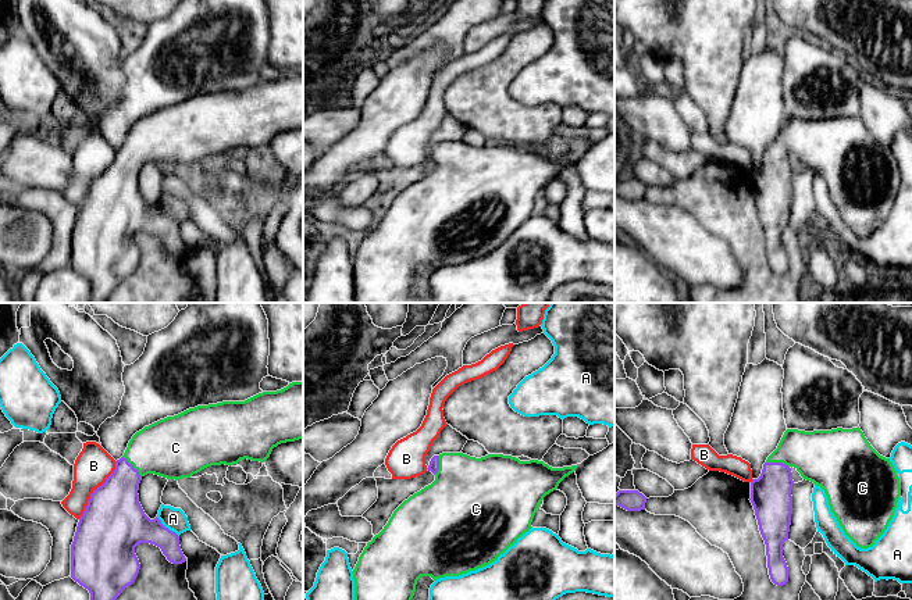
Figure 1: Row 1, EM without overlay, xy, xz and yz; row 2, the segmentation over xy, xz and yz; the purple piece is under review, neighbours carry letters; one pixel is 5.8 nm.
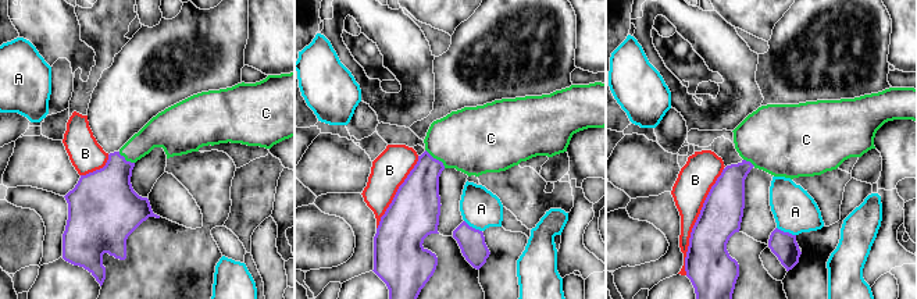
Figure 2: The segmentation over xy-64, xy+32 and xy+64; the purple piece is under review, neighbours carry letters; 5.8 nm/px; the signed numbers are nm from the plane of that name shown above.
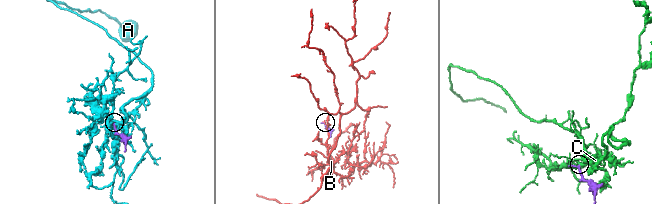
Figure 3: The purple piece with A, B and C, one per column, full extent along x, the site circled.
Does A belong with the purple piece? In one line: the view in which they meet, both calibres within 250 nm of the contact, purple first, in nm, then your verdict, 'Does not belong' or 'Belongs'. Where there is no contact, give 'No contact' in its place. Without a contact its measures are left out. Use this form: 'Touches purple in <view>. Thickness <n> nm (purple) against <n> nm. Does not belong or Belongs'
Touches purple in xy. Thickness 280 nm (purple) against 130 nm. Does not belong

